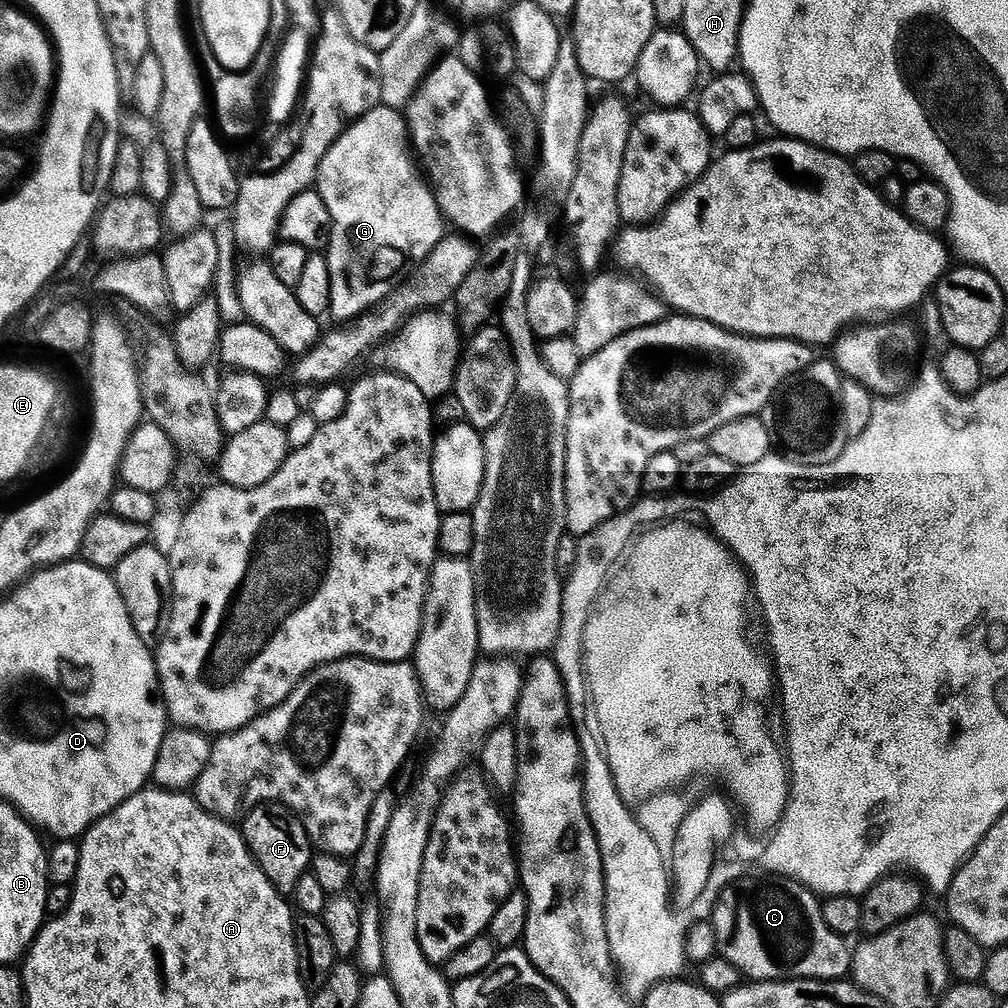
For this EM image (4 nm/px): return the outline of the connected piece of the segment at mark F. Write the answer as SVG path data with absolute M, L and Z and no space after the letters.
M265 802L253 808L242 821L242 831L246 846L258 862L262 874L282 894L292 894L296 883L310 872L314 857L314 845L304 829L304 823L293 814L291 808L283 804Z

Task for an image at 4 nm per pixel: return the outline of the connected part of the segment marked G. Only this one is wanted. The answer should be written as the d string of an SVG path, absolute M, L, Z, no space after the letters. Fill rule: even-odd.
M377 106L345 127L339 137L356 140L356 144L380 140L380 148L336 148L332 144L317 170L314 188L333 220L326 245L330 278L374 280L374 268L390 264L390 252L398 252L398 232L412 232L412 222L436 222L440 207L404 145L406 132L397 109ZM394 142L399 146L392 148Z

